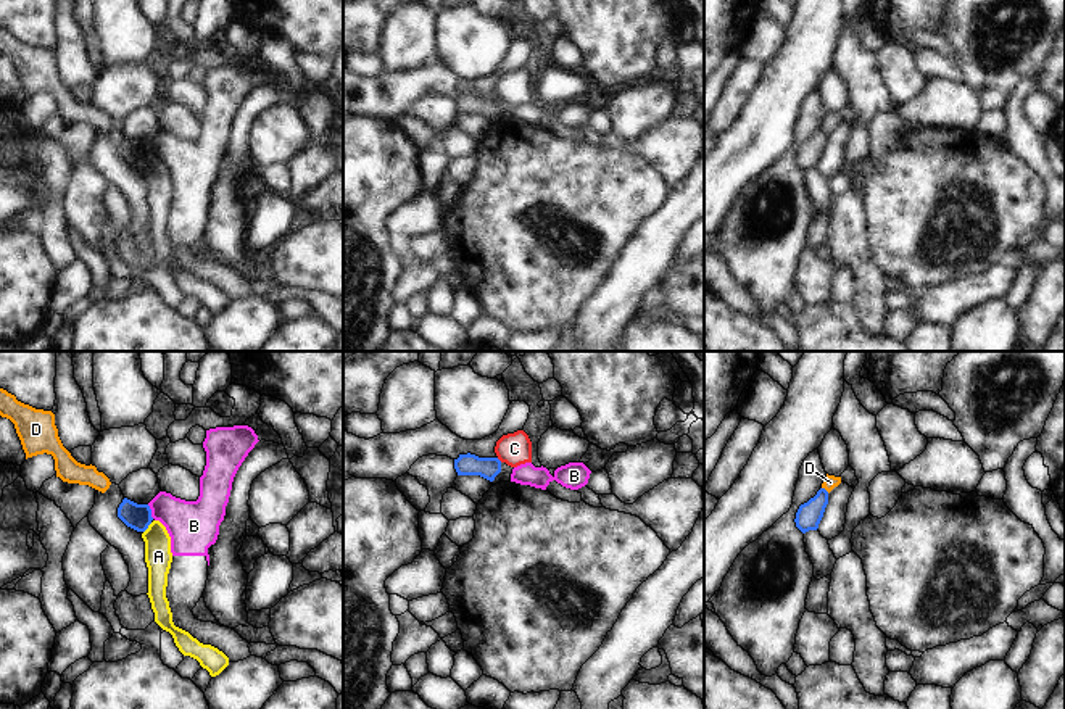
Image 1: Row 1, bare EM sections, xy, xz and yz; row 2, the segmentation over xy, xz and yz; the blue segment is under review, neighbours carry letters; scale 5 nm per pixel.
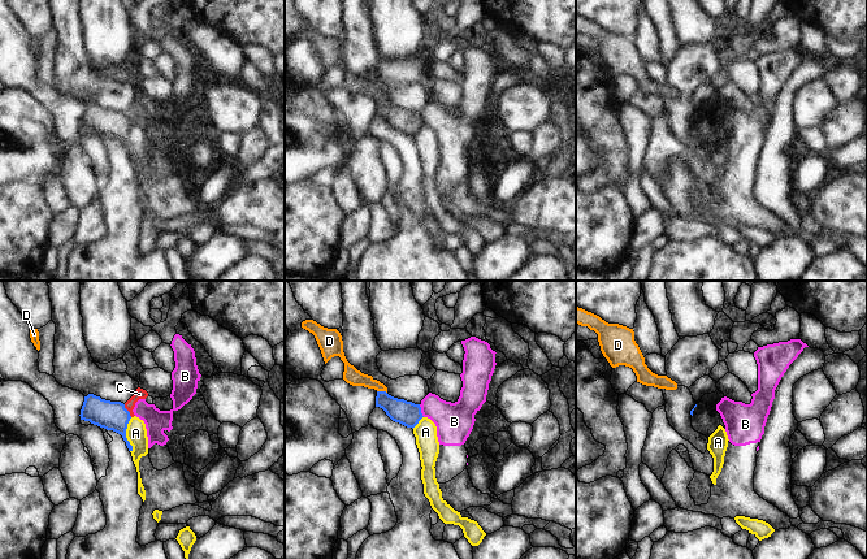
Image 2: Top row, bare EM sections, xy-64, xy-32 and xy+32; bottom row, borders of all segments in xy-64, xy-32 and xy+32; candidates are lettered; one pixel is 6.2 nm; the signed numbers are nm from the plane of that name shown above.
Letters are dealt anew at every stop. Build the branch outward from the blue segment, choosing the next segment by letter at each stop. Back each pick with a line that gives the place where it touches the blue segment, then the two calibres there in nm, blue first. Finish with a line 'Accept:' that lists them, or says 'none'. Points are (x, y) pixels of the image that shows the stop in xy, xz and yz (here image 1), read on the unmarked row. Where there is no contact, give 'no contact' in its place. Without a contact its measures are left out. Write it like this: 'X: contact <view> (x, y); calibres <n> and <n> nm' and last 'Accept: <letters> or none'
D: contact yz (824, 128); calibres 130 and 70 nm
Accept: D

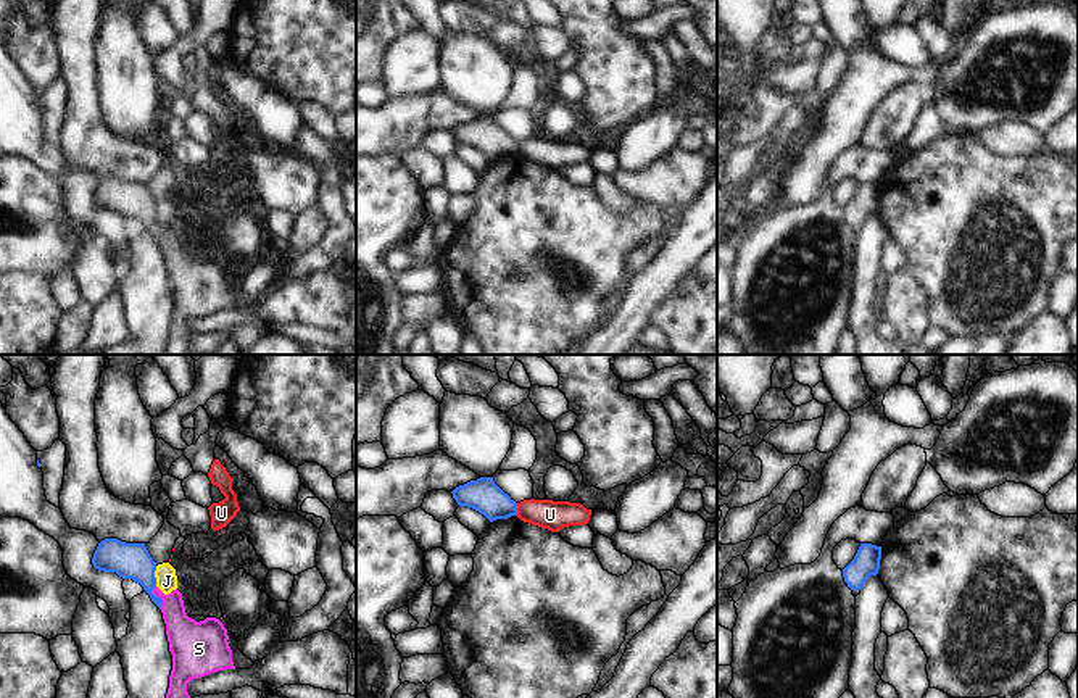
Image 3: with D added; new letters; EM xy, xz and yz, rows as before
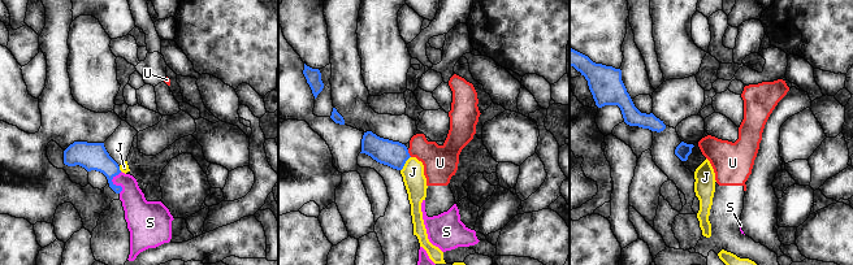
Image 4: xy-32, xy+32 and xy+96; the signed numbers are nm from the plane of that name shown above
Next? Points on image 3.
S: contact xy (158, 236); calibres 180 and 190 nm
Accept: S

